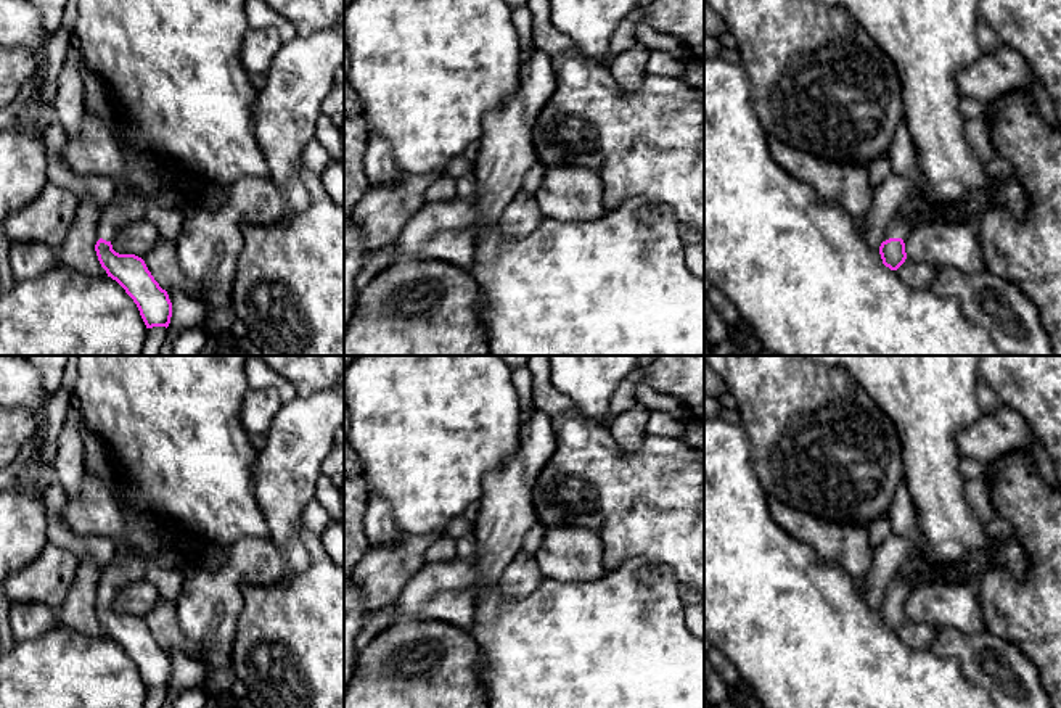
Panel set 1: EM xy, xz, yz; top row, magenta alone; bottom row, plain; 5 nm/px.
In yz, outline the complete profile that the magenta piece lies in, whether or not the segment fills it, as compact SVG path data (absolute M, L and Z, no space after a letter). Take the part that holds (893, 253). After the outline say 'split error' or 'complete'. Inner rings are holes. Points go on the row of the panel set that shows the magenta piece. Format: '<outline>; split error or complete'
M979 0L813 2L844 8L892 60L903 87L903 122L915 145L918 171L923 177L911 188L929 203L942 206L948 212L947 217L921 224L911 224L897 212L886 228L889 238L879 246L883 264L891 270L897 270L905 262L907 253L902 238L918 225L968 224L976 227L981 216L998 204L1021 219L1027 211L1027 195L1014 174L990 177L985 164L977 159L965 137L968 119L961 114L963 97L958 88L958 74L982 53L977 43ZM977 188L984 188L990 200L979 214L968 214L965 211L965 198Z; split error

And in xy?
M79 0L79 18L74 35L87 64L113 88L114 98L129 116L130 129L116 140L122 151L125 177L116 185L114 200L103 209L98 222L100 240L95 251L108 277L116 280L137 304L146 328L169 327L172 303L159 286L145 261L135 254L119 254L111 240L127 224L143 220L148 204L188 212L191 201L164 174L161 159L175 163L183 172L222 187L238 179L267 177L268 166L260 153L254 129L257 90L241 63L241 47L248 27L246 0Z; split error

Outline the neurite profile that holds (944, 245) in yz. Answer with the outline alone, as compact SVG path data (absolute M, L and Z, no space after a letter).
M918 225L902 240L907 257L915 262L932 264L939 269L952 267L966 274L976 274L985 267L974 225Z

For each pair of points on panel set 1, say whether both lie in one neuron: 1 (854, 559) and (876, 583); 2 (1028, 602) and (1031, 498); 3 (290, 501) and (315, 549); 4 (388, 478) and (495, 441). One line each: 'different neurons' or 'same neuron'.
1: different neurons
2: same neuron
3: different neurons
4: same neuron

